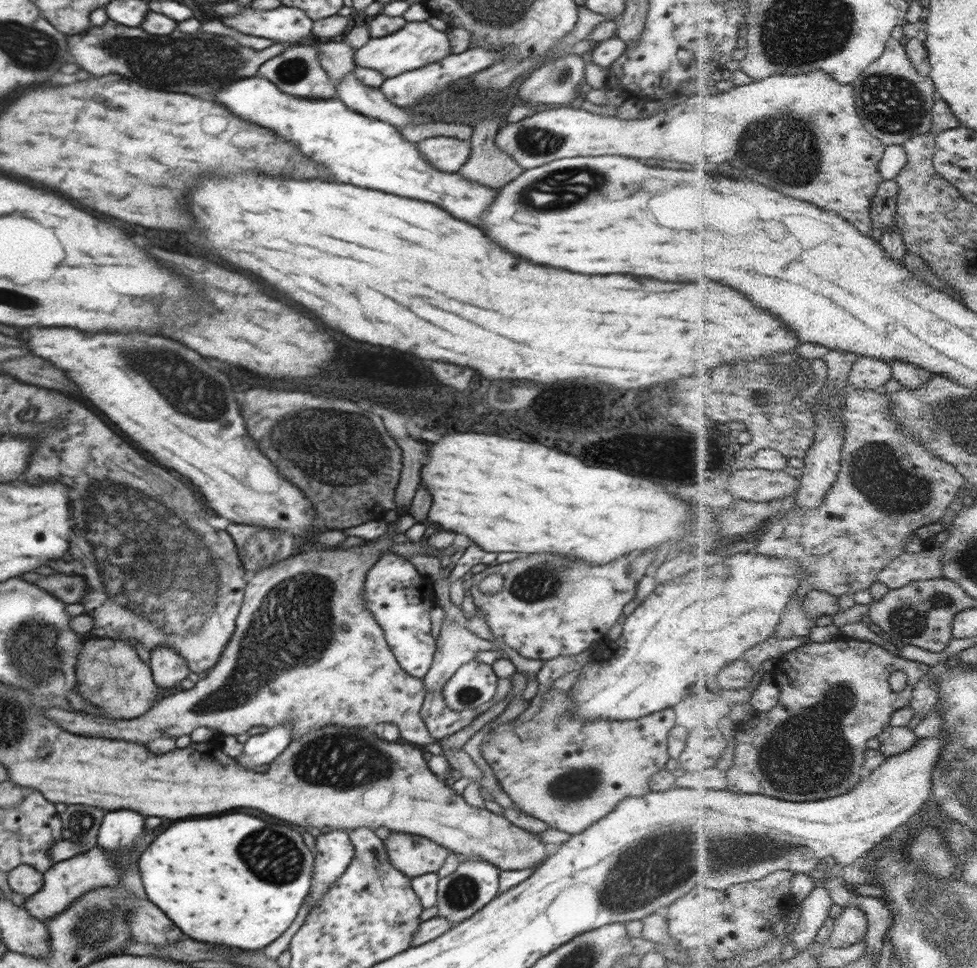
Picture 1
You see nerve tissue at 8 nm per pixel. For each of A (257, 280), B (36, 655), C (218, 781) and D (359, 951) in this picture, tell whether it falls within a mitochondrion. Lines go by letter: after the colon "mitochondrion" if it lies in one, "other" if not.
A: other
B: mitochondrion
C: other
D: other

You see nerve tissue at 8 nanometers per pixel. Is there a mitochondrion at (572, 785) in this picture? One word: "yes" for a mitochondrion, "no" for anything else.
yes

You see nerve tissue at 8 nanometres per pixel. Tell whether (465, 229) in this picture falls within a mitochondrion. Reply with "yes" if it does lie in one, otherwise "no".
no

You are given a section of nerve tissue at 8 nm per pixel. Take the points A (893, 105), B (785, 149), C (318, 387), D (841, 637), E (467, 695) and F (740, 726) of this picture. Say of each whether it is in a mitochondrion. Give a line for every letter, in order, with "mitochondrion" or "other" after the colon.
A: mitochondrion
B: mitochondrion
C: other
D: other
E: mitochondrion
F: other

